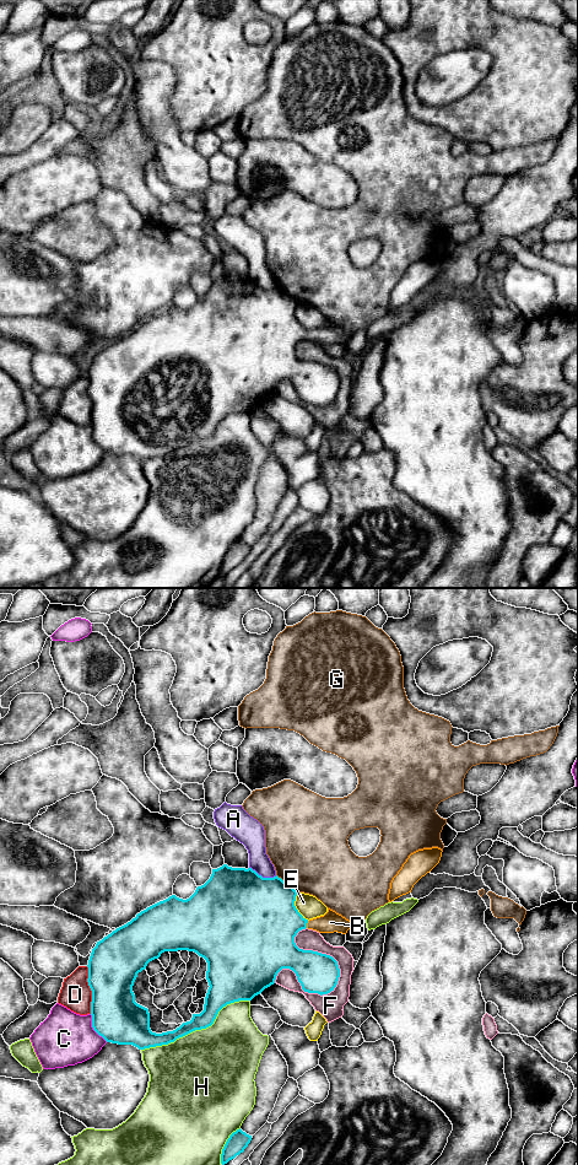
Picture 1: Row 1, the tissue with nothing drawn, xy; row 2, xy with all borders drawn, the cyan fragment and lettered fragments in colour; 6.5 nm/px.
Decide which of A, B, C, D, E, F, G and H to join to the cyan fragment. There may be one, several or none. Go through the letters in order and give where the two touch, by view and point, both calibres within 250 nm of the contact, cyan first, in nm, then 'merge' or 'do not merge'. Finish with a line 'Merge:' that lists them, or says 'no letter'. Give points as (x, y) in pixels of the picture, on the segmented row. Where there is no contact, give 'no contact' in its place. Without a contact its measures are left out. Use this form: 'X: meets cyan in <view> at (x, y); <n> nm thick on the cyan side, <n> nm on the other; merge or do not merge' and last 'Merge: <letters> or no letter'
A: meets cyan in xy at (262, 877); 500 nm thick on the cyan side, 140 nm on the other; do not merge
B: meets cyan in xy at (306, 925); 400 nm thick on the cyan side, 140 nm on the other; merge
C: meets cyan in xy at (93, 1029); 320 nm thick on the cyan side, 360 nm on the other; do not merge
D: meets cyan in xy at (91, 990); 340 nm thick on the cyan side, 200 nm on the other; do not merge
E: meets cyan in xy at (295, 907); 500 nm thick on the cyan side, 150 nm on the other; do not merge
F: meets cyan in xy at (323, 954); 260 nm thick on the cyan side, 140 nm on the other; do not merge
G: meets cyan in xy at (286, 883); 440 nm thick on the cyan side, 500 nm on the other; do not merge
H: meets cyan in xy at (196, 1029); 150 nm thick on the cyan side, 480 nm on the other; do not merge
Merge: B

